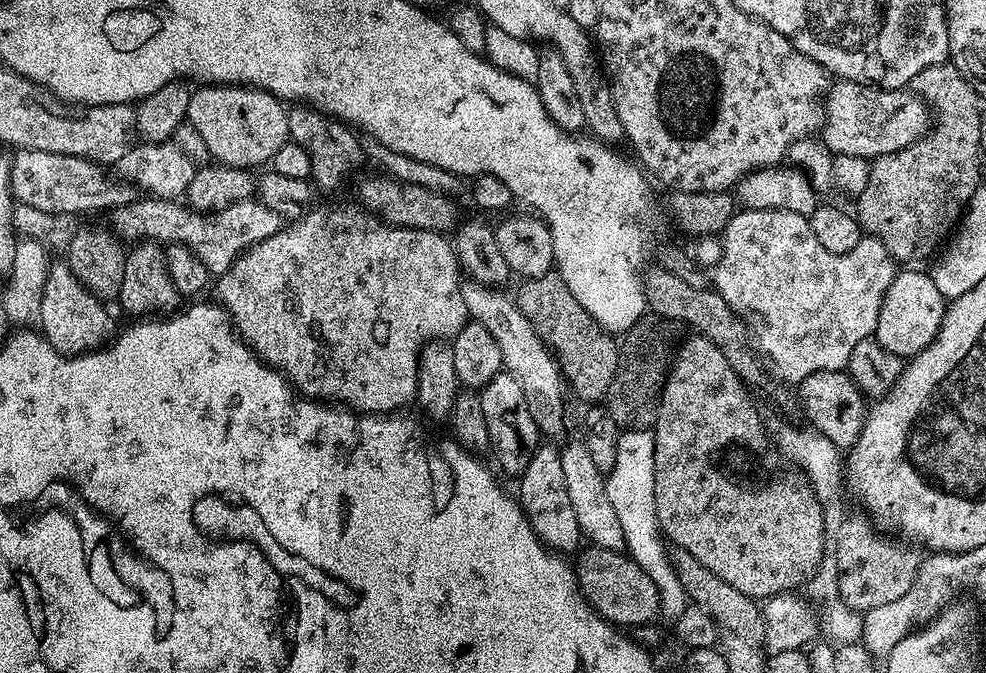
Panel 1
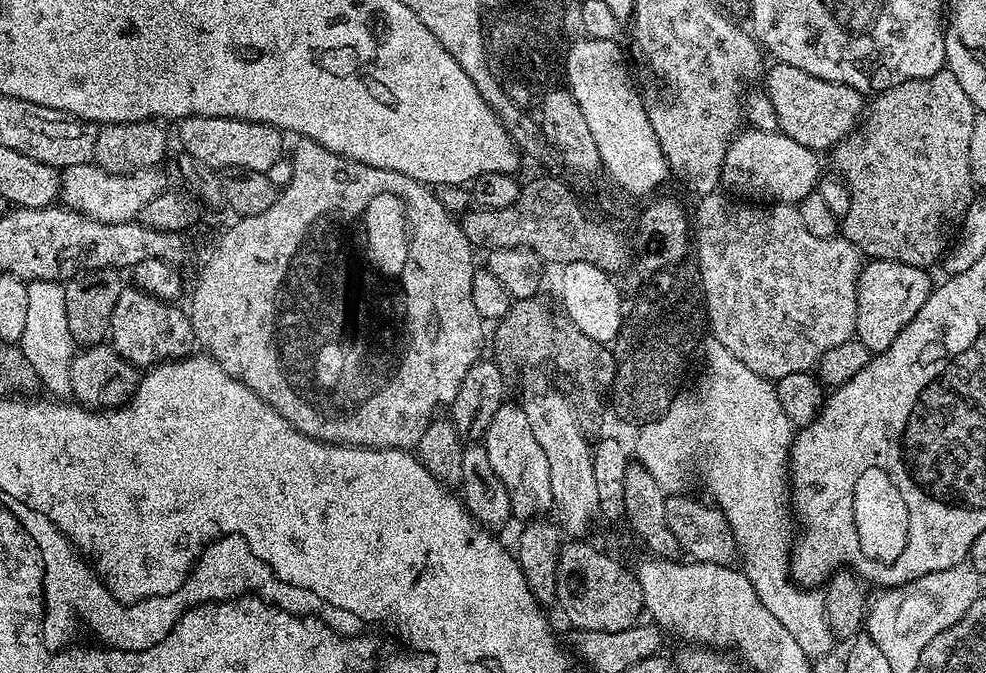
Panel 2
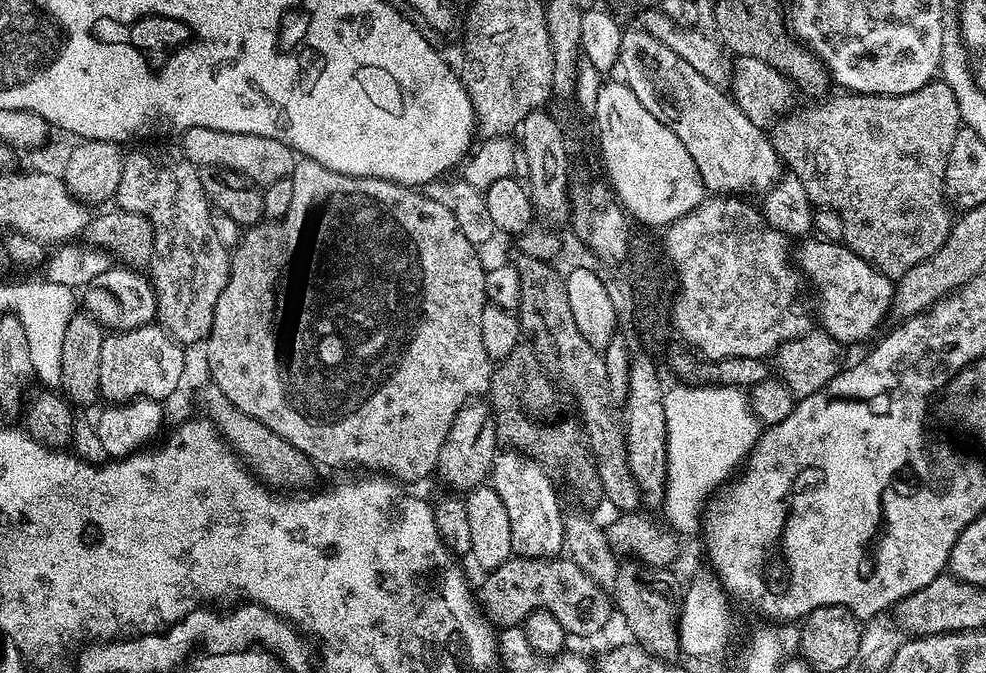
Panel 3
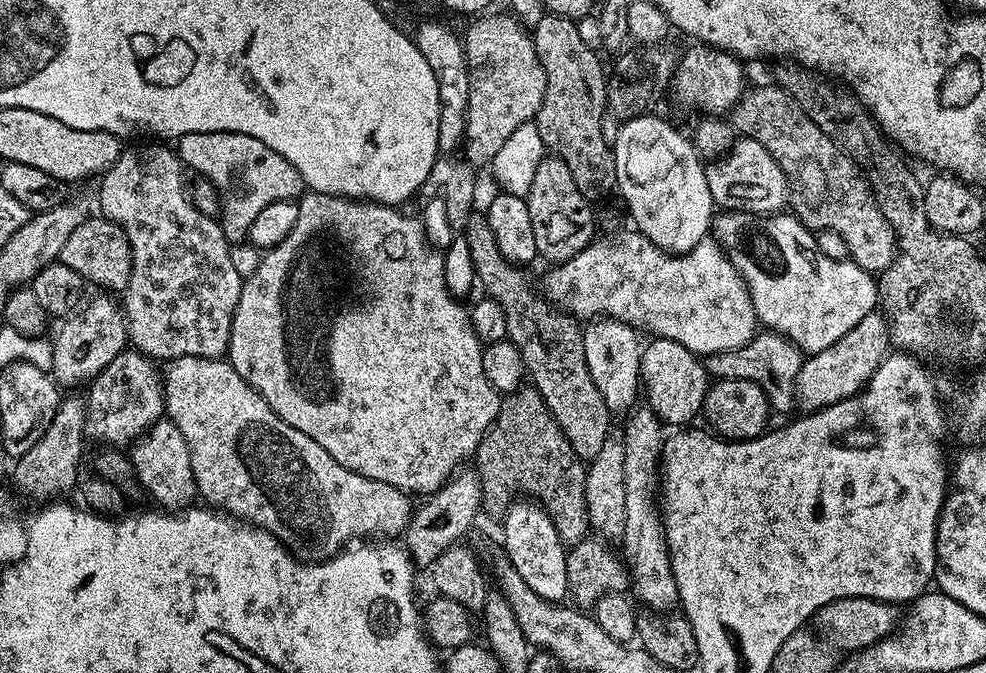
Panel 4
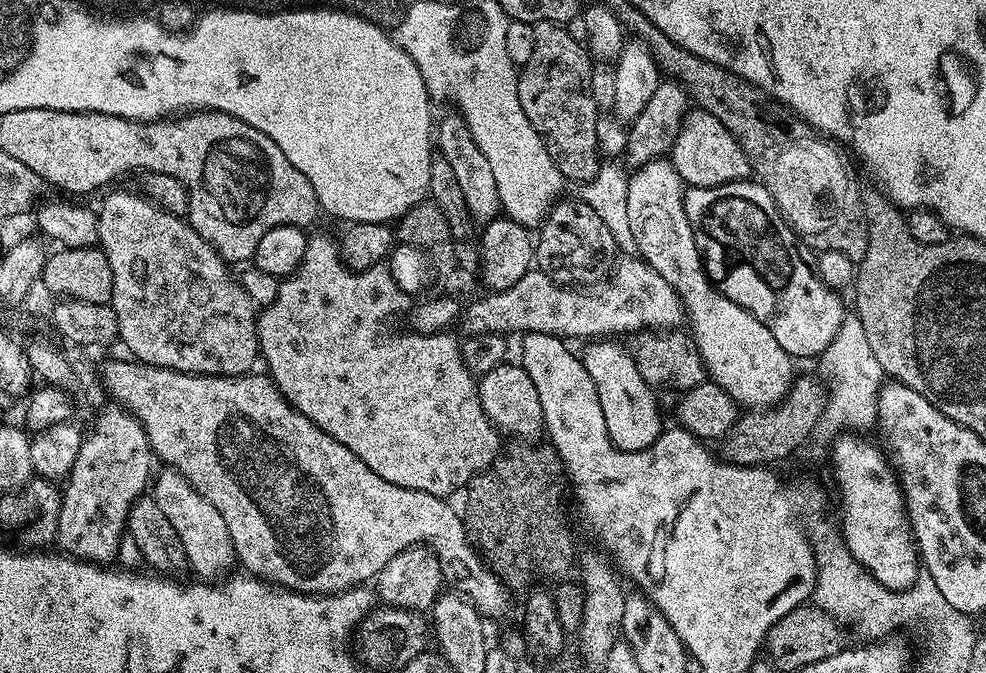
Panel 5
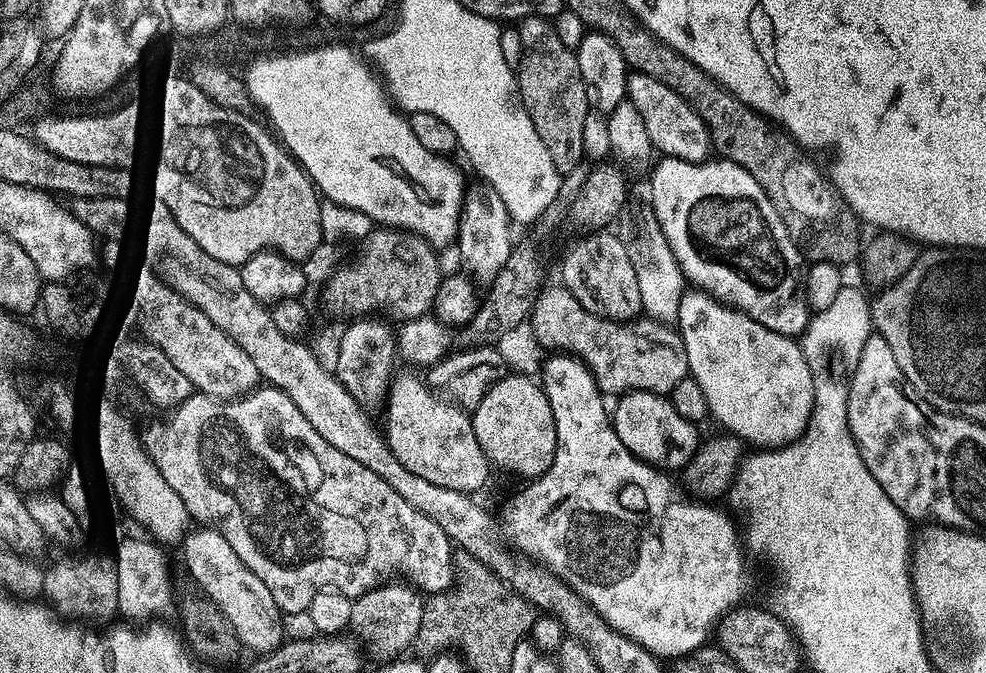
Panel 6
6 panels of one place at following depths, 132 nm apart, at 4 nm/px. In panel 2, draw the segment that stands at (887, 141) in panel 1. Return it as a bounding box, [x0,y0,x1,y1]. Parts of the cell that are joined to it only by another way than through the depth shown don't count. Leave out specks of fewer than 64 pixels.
[762,63,866,154]

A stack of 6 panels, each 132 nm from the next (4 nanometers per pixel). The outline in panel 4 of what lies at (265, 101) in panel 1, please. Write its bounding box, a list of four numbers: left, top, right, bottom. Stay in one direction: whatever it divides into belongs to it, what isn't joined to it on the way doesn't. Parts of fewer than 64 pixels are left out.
[178,132,306,242]

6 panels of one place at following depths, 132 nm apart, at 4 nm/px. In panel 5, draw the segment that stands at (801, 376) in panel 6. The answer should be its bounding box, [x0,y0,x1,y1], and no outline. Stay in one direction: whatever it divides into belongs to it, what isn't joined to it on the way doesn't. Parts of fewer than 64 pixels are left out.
[627,158,794,409]

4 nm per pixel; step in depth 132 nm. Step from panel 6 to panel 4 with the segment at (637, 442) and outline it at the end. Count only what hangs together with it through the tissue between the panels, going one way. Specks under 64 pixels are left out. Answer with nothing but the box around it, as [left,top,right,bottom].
[583,316,642,414]

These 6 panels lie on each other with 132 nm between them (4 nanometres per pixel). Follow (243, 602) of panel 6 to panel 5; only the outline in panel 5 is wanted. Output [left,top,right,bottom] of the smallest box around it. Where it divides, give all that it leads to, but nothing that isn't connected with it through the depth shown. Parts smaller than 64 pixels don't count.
[150,466,237,578]

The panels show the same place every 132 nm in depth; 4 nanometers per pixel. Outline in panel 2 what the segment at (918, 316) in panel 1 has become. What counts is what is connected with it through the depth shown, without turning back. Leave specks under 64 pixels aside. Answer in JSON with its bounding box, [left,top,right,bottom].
[854,259,934,353]

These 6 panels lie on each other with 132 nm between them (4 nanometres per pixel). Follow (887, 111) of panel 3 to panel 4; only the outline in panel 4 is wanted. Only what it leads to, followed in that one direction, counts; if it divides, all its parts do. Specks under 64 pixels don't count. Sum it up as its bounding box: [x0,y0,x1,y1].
[730,82,897,274]

